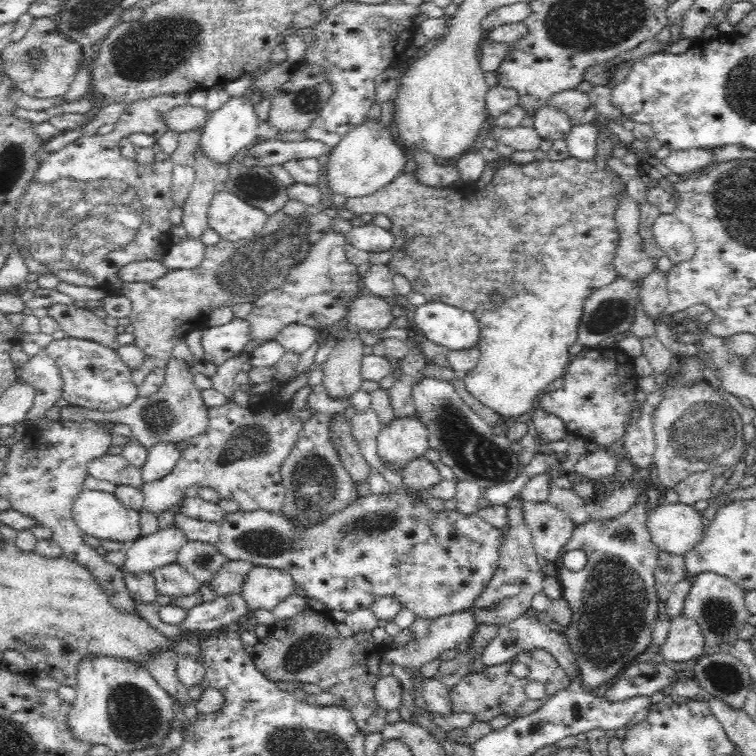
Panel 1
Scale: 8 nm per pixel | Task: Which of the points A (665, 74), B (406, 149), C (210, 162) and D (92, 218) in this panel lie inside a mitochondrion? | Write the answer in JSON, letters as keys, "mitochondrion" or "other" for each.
{"A":"other","B":"other","C":"other","D":"mitochondrion"}

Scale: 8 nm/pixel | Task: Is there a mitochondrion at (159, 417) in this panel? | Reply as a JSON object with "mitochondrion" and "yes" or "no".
{"mitochondrion":"yes"}

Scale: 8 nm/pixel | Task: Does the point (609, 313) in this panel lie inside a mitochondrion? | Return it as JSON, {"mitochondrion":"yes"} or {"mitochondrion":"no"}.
{"mitochondrion":"yes"}

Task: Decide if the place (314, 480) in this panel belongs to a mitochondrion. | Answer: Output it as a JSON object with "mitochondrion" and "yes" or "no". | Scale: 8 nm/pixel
{"mitochondrion":"yes"}

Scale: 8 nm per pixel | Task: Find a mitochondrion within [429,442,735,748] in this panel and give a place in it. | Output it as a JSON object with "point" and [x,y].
{"point":[616,606]}

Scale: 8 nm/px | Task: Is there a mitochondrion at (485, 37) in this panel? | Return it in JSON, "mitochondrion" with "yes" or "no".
{"mitochondrion":"no"}

